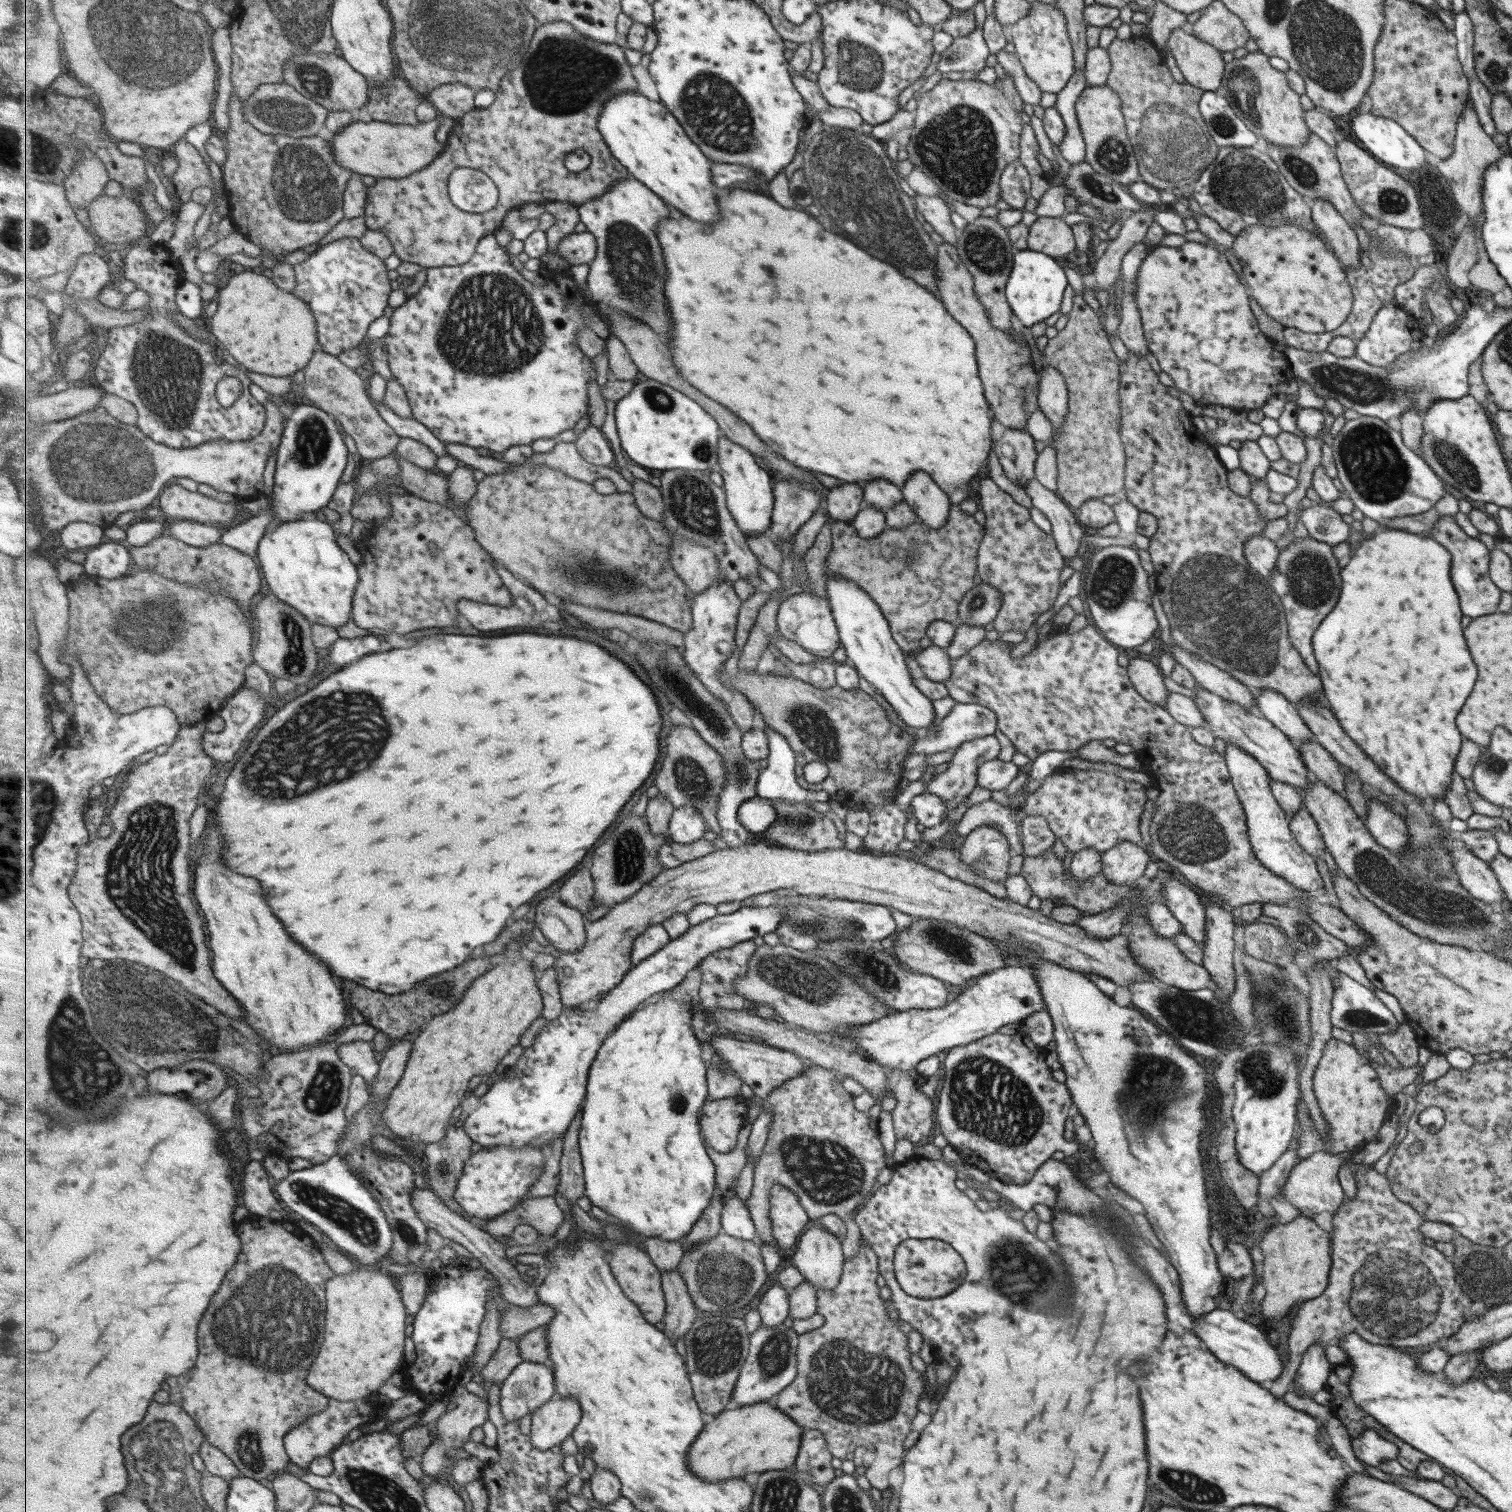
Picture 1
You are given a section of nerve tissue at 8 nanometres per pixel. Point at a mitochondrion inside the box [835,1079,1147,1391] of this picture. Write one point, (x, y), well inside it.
(1019, 1271)

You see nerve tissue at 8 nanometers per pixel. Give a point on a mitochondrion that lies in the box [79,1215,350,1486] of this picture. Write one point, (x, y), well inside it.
(292, 1336)

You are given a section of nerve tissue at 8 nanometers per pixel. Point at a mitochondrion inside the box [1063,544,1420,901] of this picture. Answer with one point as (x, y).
(1219, 608)

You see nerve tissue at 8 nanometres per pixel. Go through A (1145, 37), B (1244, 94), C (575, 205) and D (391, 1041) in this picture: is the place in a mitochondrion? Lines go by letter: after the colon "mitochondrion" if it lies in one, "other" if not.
A: other
B: mitochondrion
C: other
D: other

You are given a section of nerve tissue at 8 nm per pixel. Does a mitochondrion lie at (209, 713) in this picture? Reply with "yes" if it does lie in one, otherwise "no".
no

